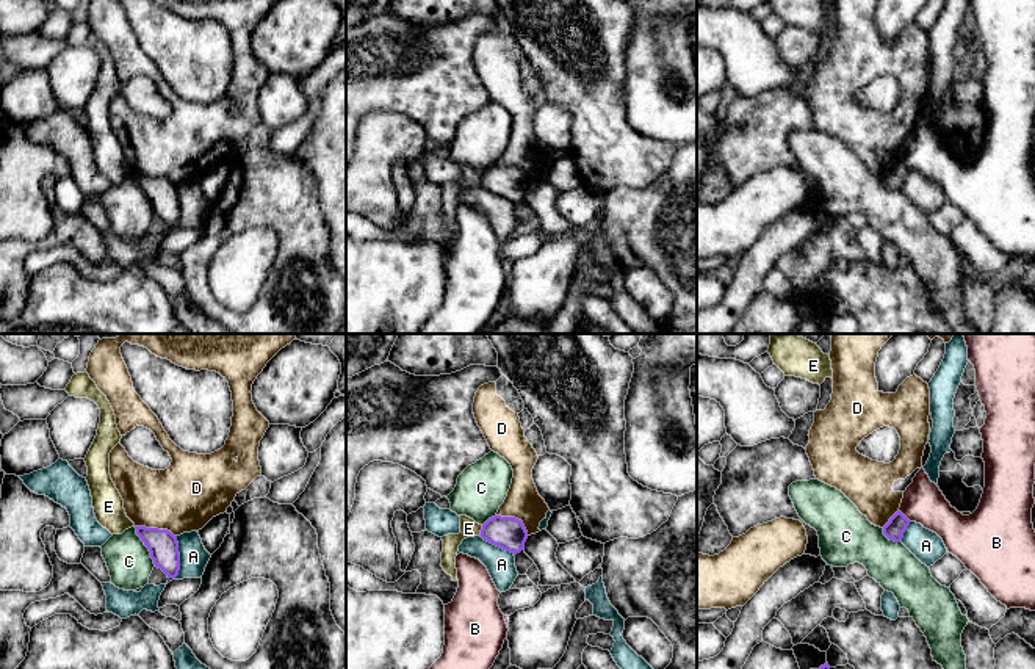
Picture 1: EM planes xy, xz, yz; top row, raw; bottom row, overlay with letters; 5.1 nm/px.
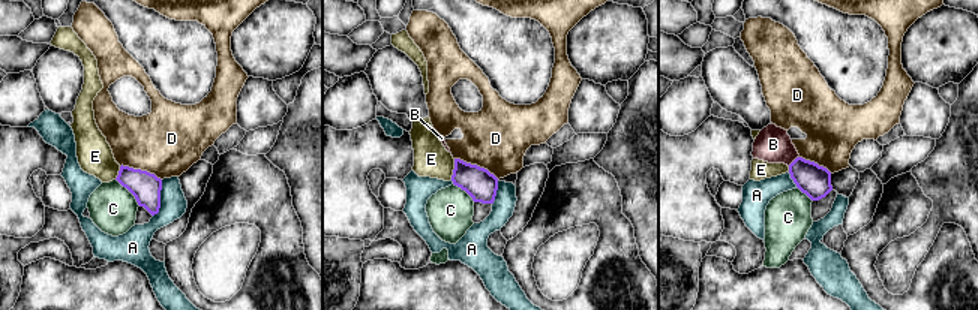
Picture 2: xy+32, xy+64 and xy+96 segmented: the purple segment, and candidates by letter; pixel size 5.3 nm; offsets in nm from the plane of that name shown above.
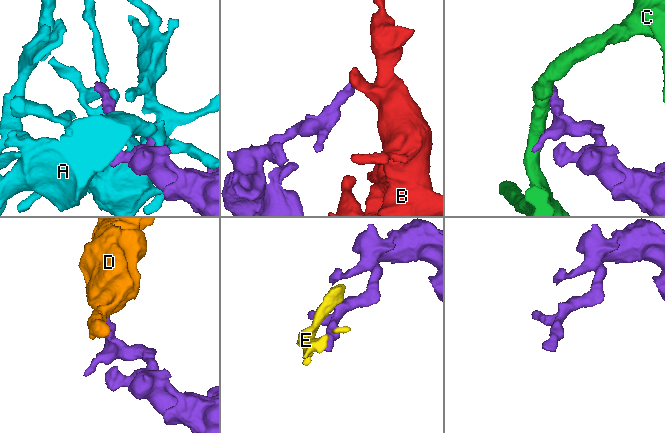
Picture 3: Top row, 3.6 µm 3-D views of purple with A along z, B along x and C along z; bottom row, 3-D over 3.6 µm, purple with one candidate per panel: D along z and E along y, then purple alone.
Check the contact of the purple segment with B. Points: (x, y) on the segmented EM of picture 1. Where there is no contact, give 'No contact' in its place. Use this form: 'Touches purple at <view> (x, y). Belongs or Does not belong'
Touches purple at yz (904, 516). Does not belong

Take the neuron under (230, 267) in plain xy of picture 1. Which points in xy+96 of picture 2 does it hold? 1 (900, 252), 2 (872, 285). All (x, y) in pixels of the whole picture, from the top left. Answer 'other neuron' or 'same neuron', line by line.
1: same neuron
2: other neuron

